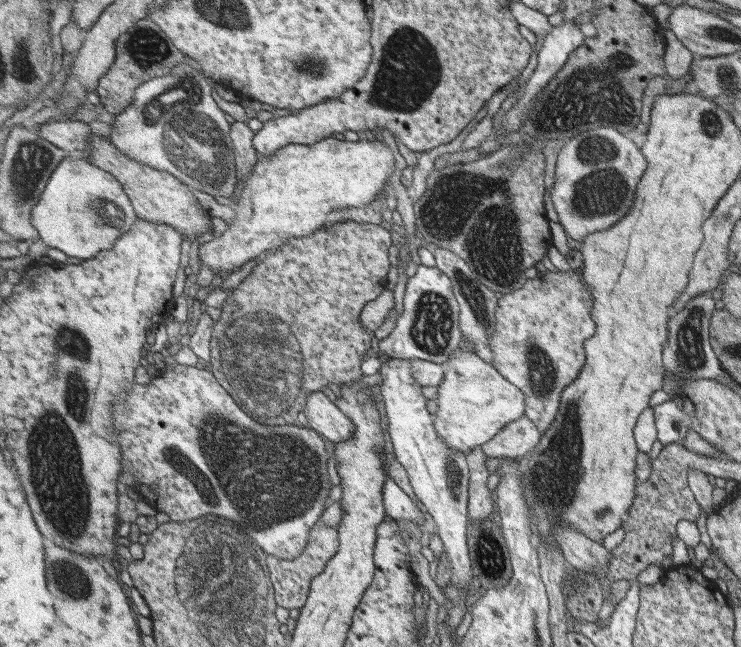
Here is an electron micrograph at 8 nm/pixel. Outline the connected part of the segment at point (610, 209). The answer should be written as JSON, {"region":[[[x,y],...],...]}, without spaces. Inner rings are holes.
{"region":[[[611,127],[579,131],[557,152],[550,198],[562,230],[573,240],[614,226],[630,210],[634,192],[645,170],[639,148]]]}

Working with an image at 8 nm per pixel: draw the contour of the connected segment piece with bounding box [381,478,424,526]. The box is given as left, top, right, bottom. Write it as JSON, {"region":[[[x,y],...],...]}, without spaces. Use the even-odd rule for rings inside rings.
{"region":[[[385,478],[381,488],[381,504],[384,514],[393,520],[407,519],[418,526],[424,522],[422,513],[389,478]]]}

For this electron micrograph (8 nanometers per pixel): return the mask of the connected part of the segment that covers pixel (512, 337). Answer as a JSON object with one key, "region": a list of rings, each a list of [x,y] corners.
{"region":[[[543,271],[509,294],[499,294],[493,331],[487,335],[494,368],[526,397],[526,417],[539,432],[545,431],[558,414],[562,392],[578,378],[585,366],[585,340],[596,326],[592,317],[593,297],[579,272]]]}

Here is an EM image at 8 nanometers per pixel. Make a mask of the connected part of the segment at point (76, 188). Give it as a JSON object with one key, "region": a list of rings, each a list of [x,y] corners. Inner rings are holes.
{"region":[[[71,156],[65,157],[51,175],[30,218],[31,224],[40,232],[39,239],[49,247],[55,247],[66,255],[81,258],[83,261],[95,257],[101,251],[111,250],[118,238],[137,223],[137,219],[139,216],[135,212],[135,206],[117,176],[99,168],[88,157],[77,159]]]}

